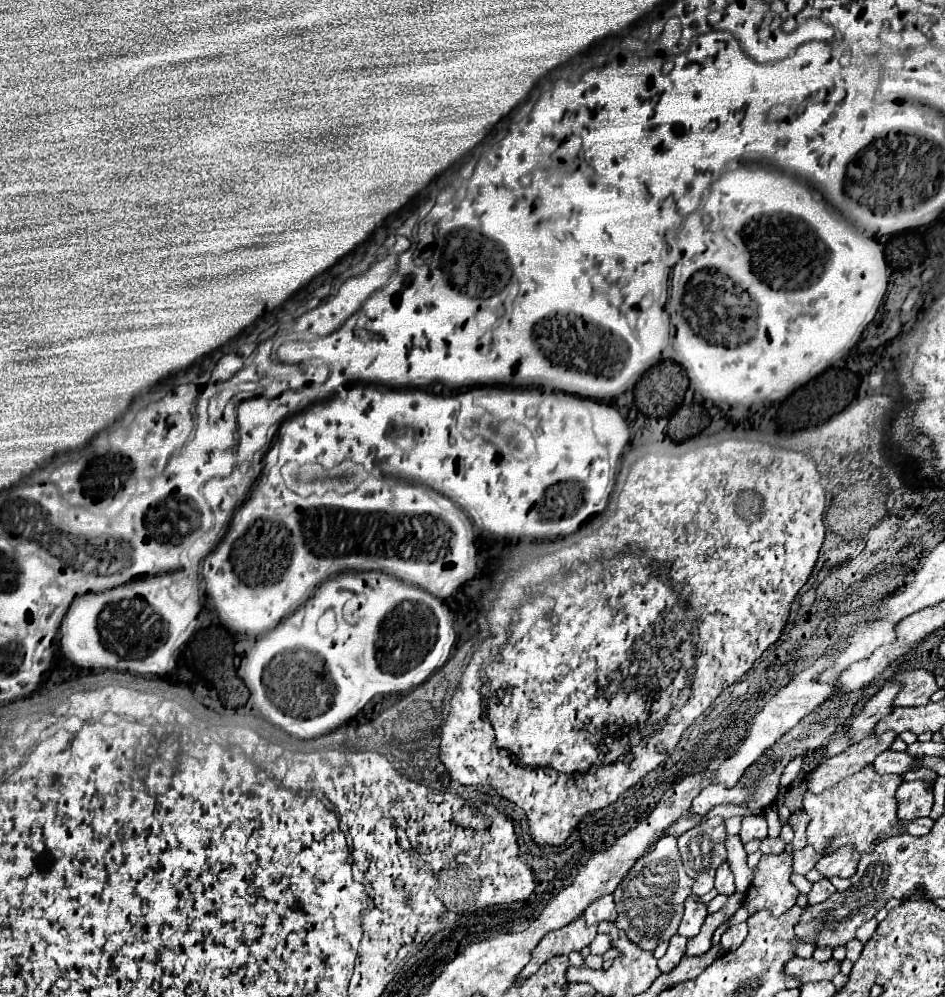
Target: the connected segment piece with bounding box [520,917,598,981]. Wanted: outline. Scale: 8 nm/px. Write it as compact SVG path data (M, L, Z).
M582 917L572 921L570 925L554 931L554 933L548 933L532 951L532 959L522 969L520 979L522 981L528 979L530 975L534 975L540 969L542 963L546 963L548 959L552 959L556 955L568 955L572 951L582 951L584 947L588 947L594 941L596 933L598 933L596 925L588 927Z

